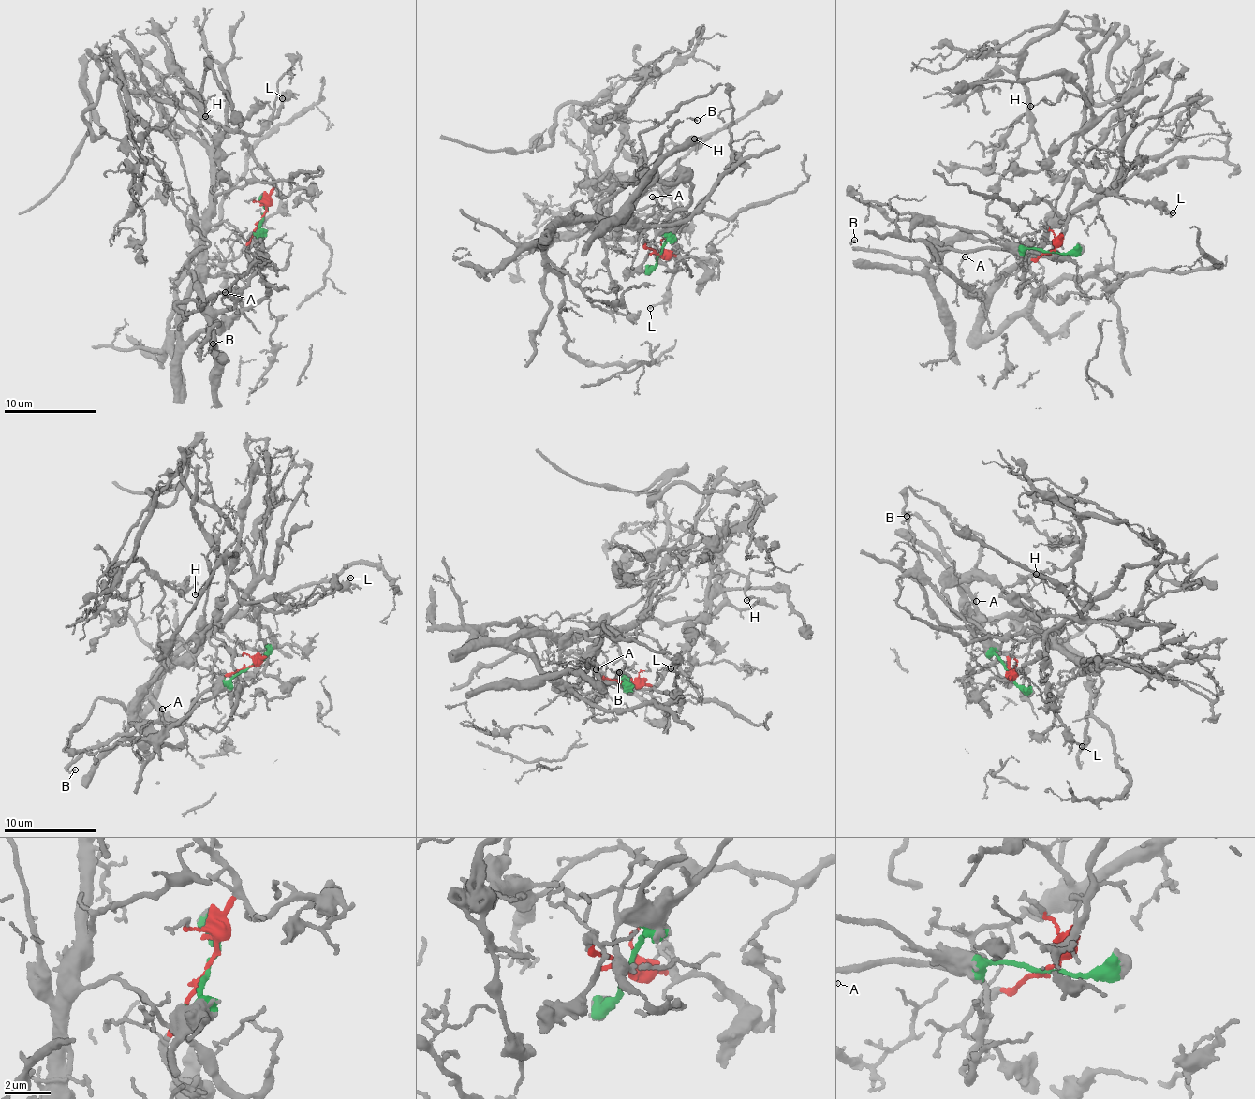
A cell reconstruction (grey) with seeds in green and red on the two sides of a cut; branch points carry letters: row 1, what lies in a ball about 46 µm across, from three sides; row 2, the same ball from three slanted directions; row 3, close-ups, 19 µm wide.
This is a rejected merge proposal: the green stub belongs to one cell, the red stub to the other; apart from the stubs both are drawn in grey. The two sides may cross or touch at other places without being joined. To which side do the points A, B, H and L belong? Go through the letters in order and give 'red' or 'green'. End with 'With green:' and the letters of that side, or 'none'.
A: green
B: green
H: red
L: red
With green: A, B

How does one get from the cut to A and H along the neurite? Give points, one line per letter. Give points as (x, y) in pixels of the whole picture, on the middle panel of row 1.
A: (659, 255), (666, 219), (687, 205), (691, 184), (650, 182), (631, 215), (644, 221), (653, 213), (651, 196)
H: (659, 255), (679, 252), (671, 223), (670, 197), (646, 181), (642, 163), (672, 142), (683, 151), (694, 139)

